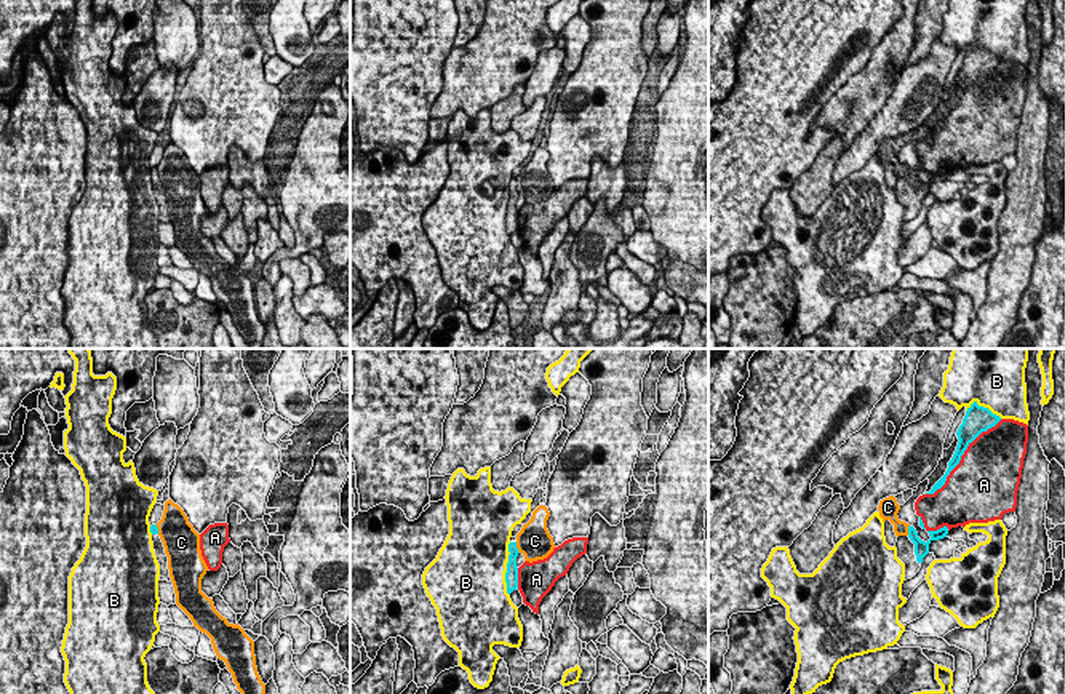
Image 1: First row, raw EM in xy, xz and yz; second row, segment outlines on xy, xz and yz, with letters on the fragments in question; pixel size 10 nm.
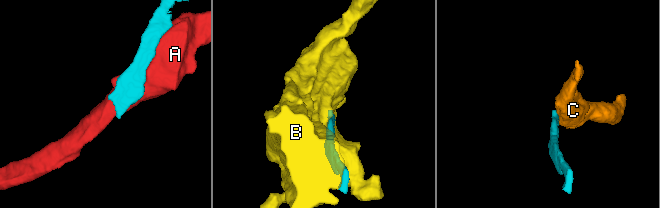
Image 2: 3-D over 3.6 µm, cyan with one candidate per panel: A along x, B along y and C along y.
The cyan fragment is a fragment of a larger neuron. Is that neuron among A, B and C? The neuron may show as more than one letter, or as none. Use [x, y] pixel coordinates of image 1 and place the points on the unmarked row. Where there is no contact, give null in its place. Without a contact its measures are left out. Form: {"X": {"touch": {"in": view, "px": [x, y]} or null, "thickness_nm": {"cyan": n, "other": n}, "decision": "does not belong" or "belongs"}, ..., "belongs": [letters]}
{"A": {"touch": {"in": "yz", "px": [960, 99]}, "thickness_nm": {"cyan": 190, "other": 480}, "decision": "does not belong"}, "B": {"touch": {"in": "xz", "px": [507, 211]}, "thickness_nm": {"cyan": 130, "other": 480}, "decision": "does not belong"}, "C": {"touch": {"in": "xz", "px": [515, 189]}, "thickness_nm": {"cyan": 130, "other": 340}, "decision": "does not belong"}, "belongs": []}

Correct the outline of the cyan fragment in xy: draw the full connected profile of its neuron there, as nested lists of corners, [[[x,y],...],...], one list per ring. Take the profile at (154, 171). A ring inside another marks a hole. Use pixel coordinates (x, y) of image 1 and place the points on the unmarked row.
[[[157,166],[150,168],[150,174],[152,174],[152,184],[154,184],[155,198],[157,198],[157,203],[160,206],[160,217],[158,219],[160,219],[160,222],[171,224],[170,211],[168,211],[168,198],[165,195],[163,184],[162,184],[162,181],[158,177]]]

